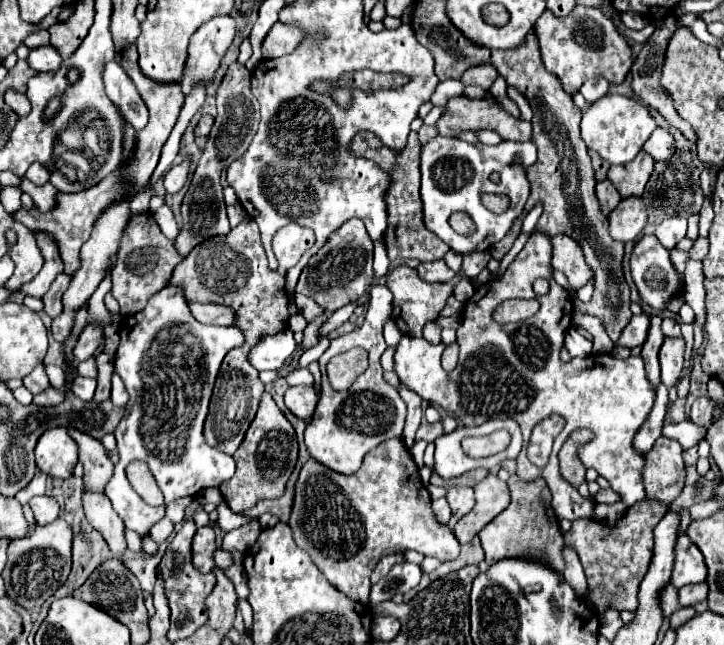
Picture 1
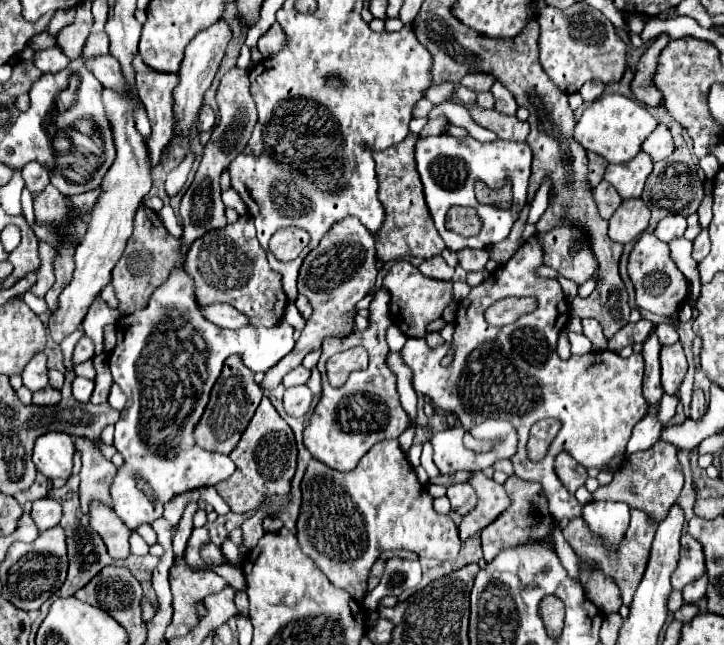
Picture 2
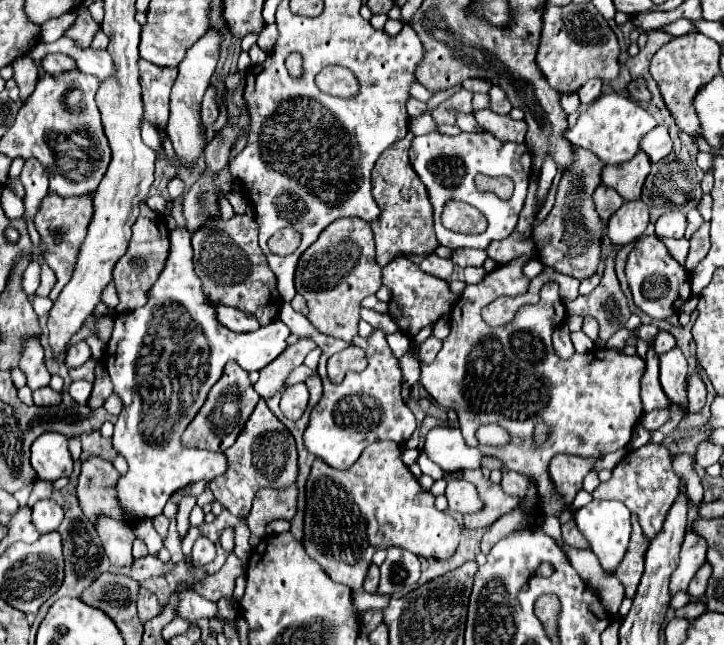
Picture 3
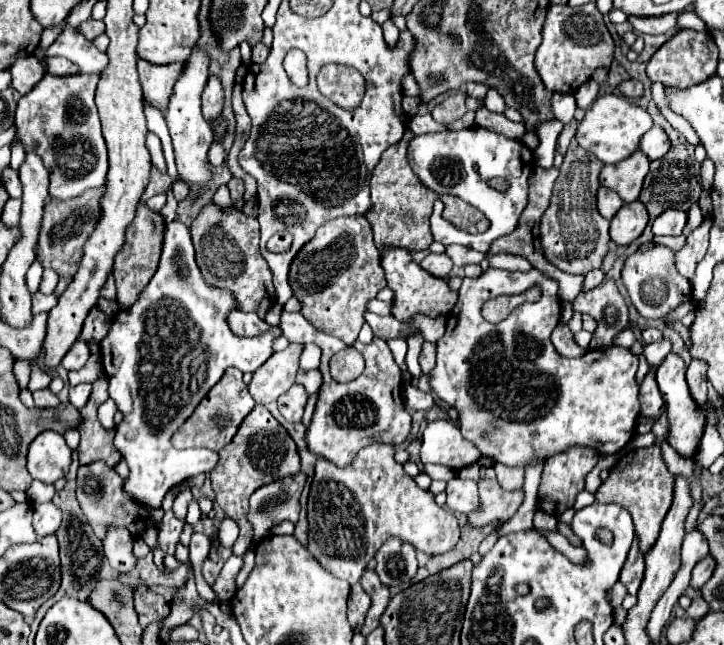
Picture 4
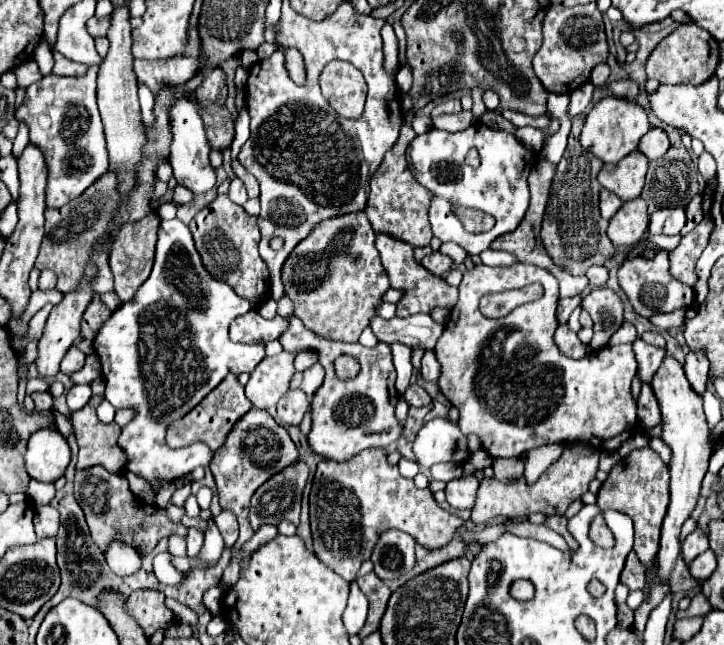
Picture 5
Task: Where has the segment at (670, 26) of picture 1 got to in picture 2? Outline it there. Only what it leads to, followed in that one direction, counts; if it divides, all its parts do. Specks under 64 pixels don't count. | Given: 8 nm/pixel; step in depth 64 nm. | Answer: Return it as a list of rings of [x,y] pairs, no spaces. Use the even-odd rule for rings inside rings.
[[[660,34],[656,36],[642,52],[640,62],[636,66],[636,76],[630,84],[634,96],[644,102],[646,106],[664,106],[662,102],[662,92],[654,86],[654,70],[658,66],[658,54],[666,48],[666,44],[670,42],[668,34]]]

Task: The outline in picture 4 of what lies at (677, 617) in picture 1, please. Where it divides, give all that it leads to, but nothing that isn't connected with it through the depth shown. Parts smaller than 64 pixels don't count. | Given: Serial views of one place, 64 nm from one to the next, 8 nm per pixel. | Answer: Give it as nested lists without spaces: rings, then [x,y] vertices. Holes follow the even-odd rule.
[[[696,598],[692,600],[692,604],[688,610],[682,610],[682,608],[677,607],[675,610],[675,616],[677,618],[692,618],[692,620],[700,620],[708,614],[708,606],[706,606],[706,600],[704,598]]]

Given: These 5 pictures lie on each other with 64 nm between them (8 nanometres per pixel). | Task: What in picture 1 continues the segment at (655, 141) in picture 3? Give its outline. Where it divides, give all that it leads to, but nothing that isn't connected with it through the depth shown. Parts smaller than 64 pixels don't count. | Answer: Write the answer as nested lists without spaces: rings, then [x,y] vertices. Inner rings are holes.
[[[656,128],[652,136],[646,140],[644,150],[654,158],[654,160],[668,160],[674,154],[674,138],[668,130]]]

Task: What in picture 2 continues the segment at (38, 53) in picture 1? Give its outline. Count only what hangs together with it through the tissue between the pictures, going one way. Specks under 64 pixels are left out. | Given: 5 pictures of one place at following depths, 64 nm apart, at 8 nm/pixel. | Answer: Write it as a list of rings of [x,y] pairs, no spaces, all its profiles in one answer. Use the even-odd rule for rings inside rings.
[[[58,46],[44,48],[34,54],[34,66],[42,72],[60,72],[68,66],[68,62],[70,60],[62,54],[62,50]]]

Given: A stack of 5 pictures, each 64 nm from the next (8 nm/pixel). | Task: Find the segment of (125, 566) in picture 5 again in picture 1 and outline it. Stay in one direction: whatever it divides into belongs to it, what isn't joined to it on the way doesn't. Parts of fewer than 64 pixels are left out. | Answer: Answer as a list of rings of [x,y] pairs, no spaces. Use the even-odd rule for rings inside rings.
[[[84,492],[82,504],[84,504],[84,512],[86,512],[86,518],[92,524],[92,528],[96,528],[104,536],[104,540],[108,542],[110,550],[116,556],[122,556],[122,552],[126,550],[124,522],[114,512],[110,500],[104,494]]]

